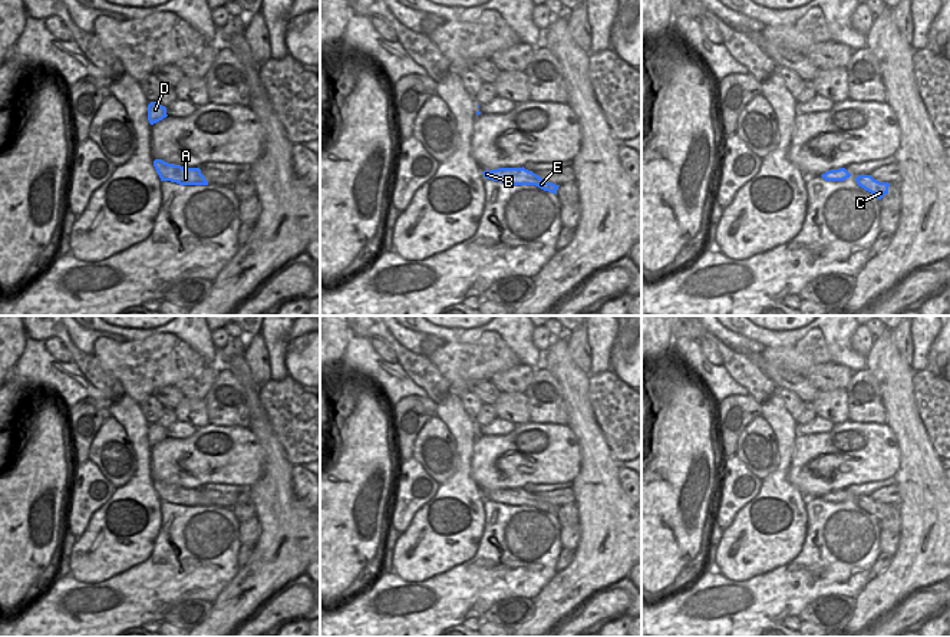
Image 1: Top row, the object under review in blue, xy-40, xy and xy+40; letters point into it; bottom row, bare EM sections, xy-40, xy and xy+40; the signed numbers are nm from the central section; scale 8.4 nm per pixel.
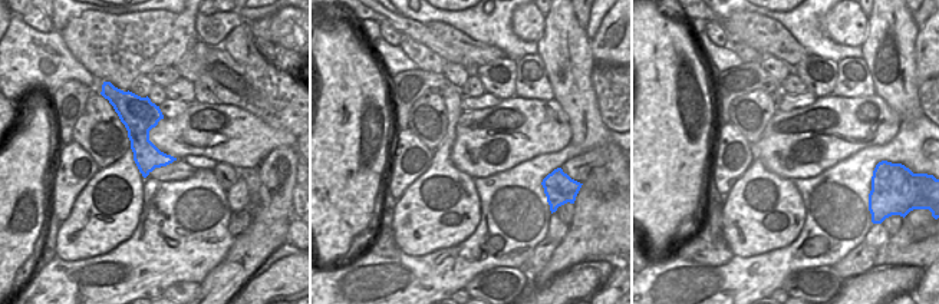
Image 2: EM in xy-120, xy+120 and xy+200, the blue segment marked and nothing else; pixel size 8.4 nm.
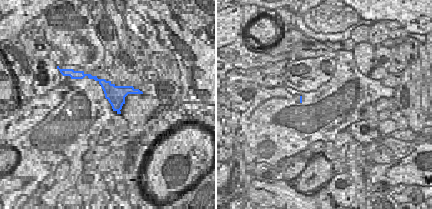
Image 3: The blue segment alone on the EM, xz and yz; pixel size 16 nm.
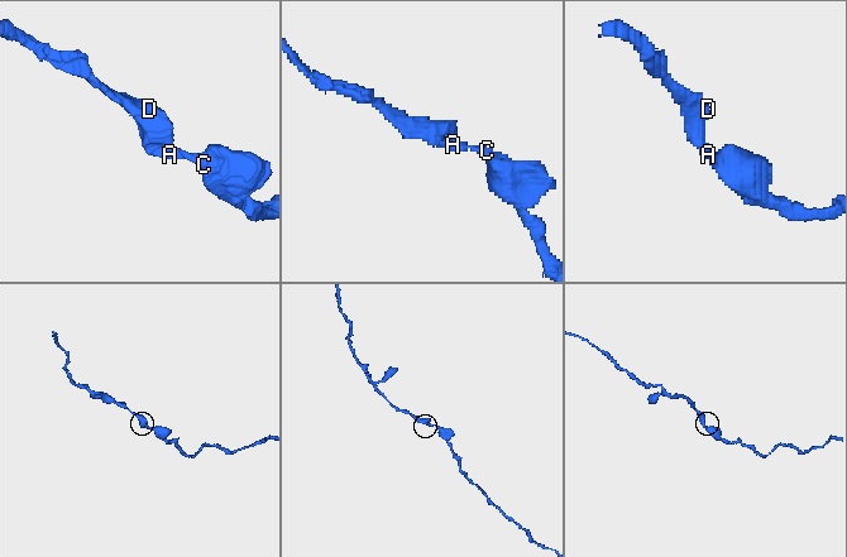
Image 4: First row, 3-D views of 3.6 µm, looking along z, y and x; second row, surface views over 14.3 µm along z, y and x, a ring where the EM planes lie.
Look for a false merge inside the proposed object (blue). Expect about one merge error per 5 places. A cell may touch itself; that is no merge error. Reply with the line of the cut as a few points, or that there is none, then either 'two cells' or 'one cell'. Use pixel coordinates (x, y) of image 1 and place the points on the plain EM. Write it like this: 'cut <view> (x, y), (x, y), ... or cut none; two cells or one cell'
cut none; one cell

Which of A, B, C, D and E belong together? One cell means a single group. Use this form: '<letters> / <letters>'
A B C D E

